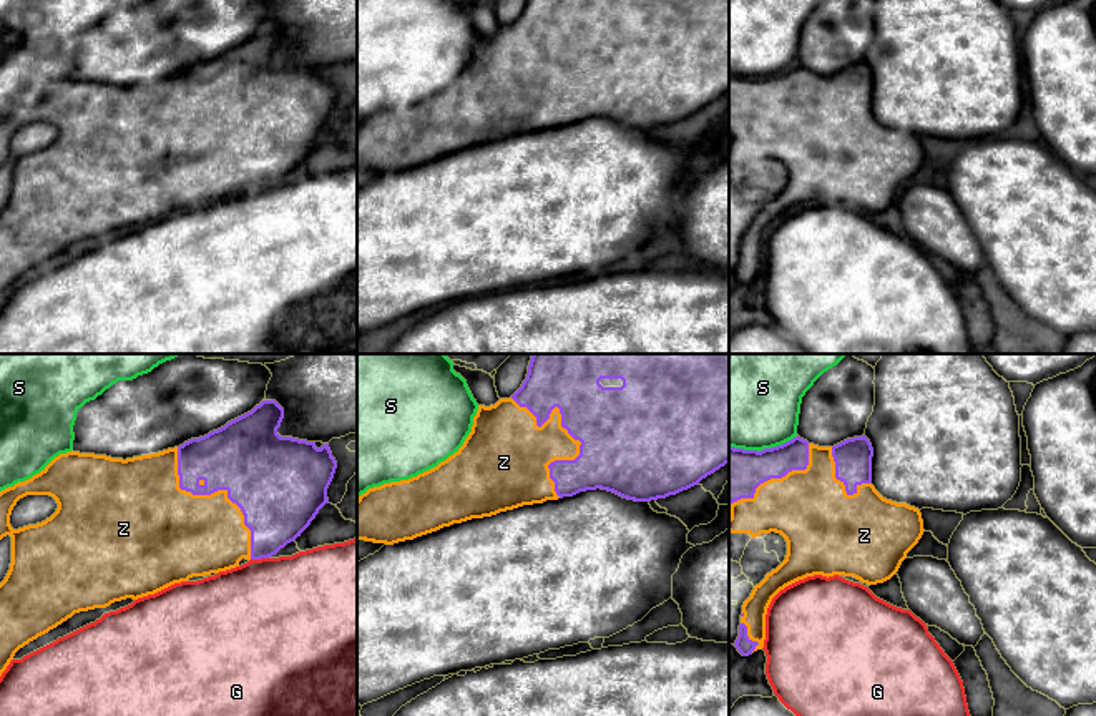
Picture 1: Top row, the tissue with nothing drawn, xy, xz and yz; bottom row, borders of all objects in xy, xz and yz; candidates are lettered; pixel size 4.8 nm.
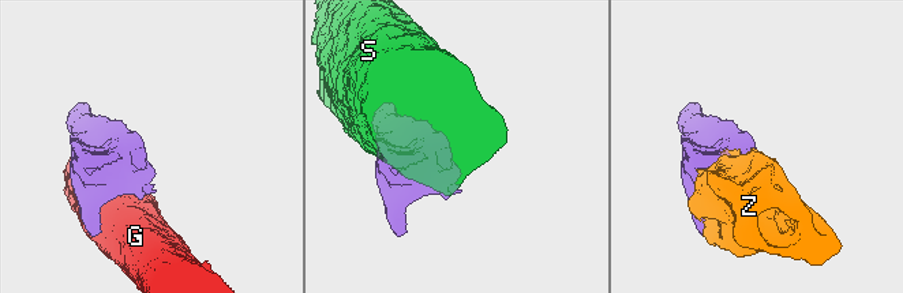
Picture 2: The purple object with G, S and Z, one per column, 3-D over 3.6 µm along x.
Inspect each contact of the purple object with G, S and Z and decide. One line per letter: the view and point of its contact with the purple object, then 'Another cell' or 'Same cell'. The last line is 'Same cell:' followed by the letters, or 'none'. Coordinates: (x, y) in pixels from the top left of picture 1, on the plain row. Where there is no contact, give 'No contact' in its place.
G: Touches purple at xy (259, 186). Another cell
S: Touches purple at yz (764, 77). Another cell
Z: Touches purple at xz (572, 63). Same cell
Same cell: Z

